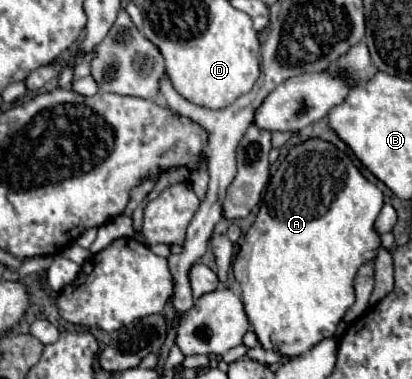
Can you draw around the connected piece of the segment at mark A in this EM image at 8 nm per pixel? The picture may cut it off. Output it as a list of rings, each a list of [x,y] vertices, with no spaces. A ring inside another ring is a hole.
[[[308,139],[306,143],[302,145],[296,145],[294,149],[290,149],[290,153],[286,155],[284,163],[280,163],[278,171],[270,177],[270,183],[266,187],[266,193],[264,193],[264,201],[262,201],[262,207],[258,211],[258,217],[256,217],[253,225],[246,232],[243,245],[240,245],[240,250],[235,257],[232,264],[233,273],[240,283],[240,291],[242,291],[242,303],[244,303],[244,311],[248,315],[248,321],[252,325],[252,331],[256,333],[260,345],[268,351],[276,351],[278,355],[282,357],[300,357],[304,353],[308,353],[314,345],[318,345],[322,339],[326,337],[334,337],[336,333],[336,327],[338,323],[342,321],[344,313],[348,311],[348,307],[352,305],[354,301],[354,293],[352,293],[352,281],[360,269],[360,265],[364,265],[364,261],[372,261],[378,253],[378,249],[382,247],[382,241],[380,241],[380,235],[376,233],[374,229],[374,221],[376,217],[380,215],[380,209],[384,207],[384,197],[382,197],[382,191],[370,183],[356,167],[354,163],[350,161],[348,155],[340,153],[332,143],[326,143],[322,139]]]

